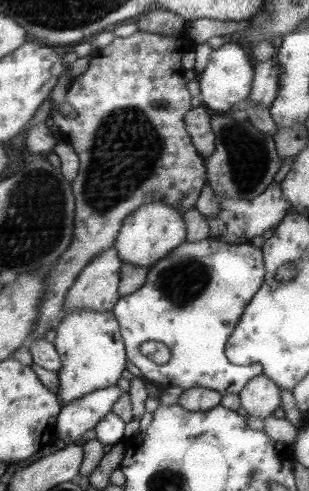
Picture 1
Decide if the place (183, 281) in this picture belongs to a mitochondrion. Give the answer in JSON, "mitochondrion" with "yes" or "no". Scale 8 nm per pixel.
{"mitochondrion":"yes"}

